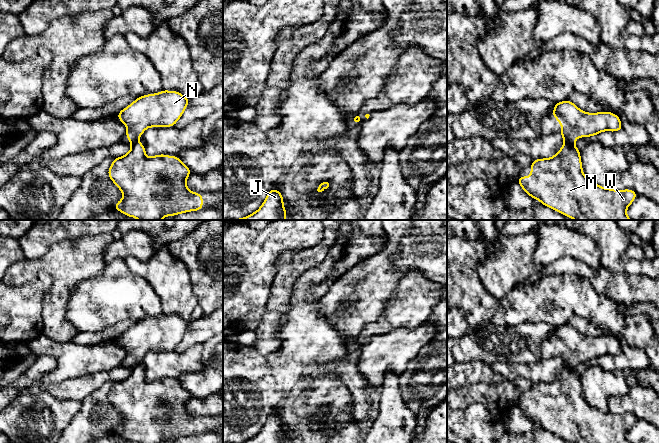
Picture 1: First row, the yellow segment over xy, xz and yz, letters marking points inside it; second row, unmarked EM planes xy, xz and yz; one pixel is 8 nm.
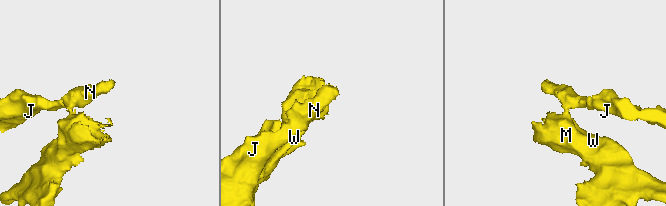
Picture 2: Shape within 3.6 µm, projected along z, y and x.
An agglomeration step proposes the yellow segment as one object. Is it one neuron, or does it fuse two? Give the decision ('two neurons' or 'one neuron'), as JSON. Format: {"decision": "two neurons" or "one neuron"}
{"decision": "two neurons"}

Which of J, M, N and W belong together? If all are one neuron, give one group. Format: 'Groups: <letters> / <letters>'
Groups: J N / M W

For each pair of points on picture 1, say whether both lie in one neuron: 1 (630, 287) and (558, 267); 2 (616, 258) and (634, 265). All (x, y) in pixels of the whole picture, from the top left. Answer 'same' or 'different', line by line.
1: same
2: same

